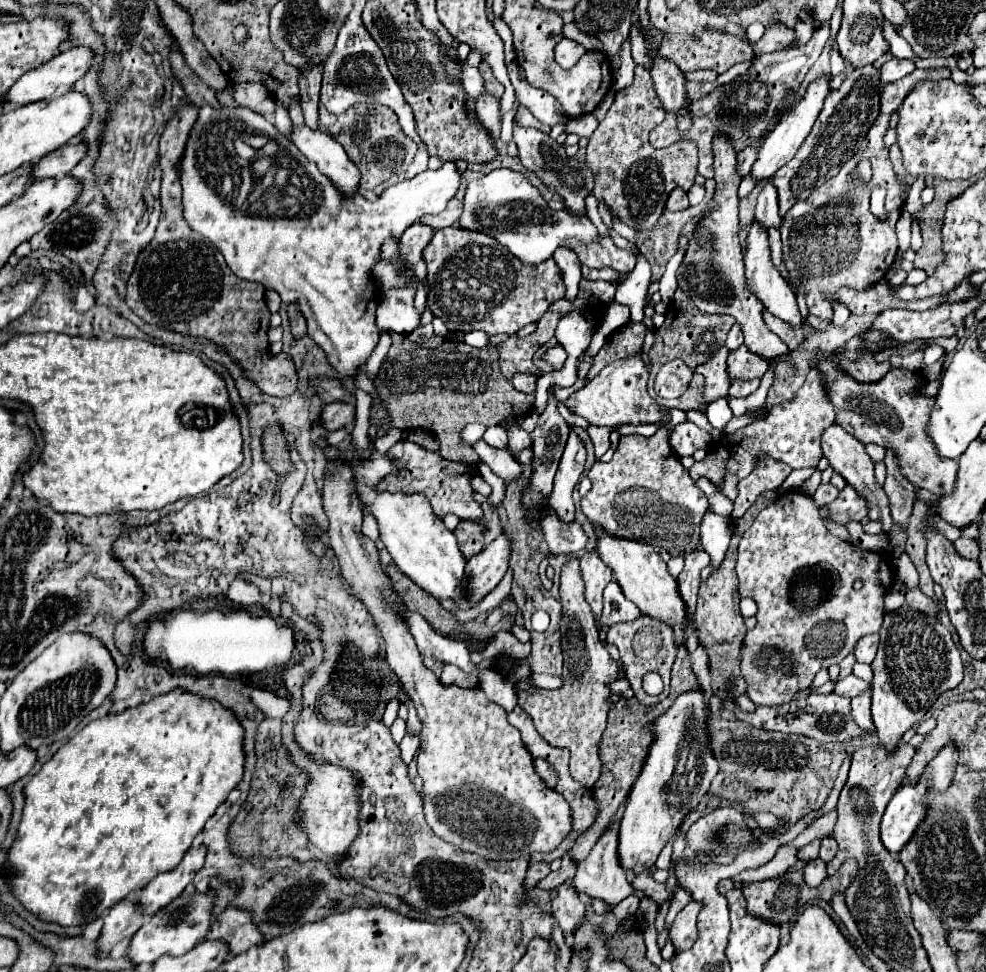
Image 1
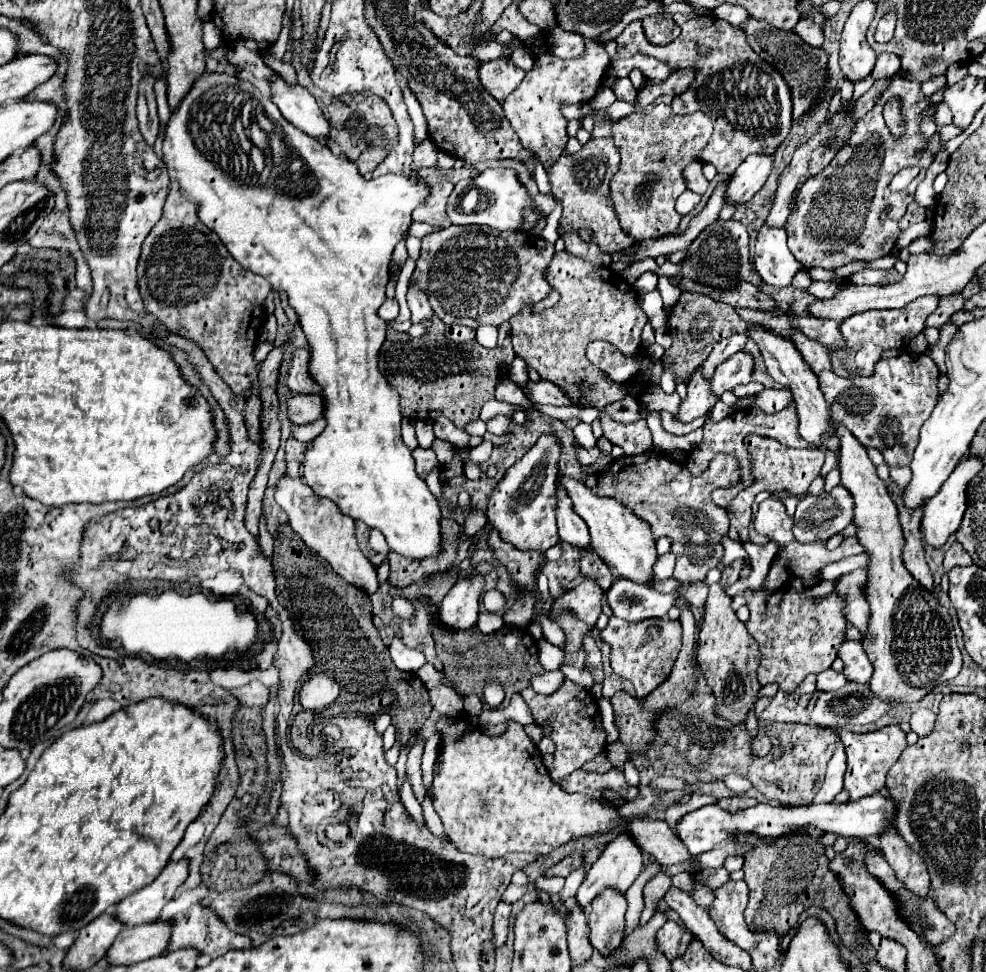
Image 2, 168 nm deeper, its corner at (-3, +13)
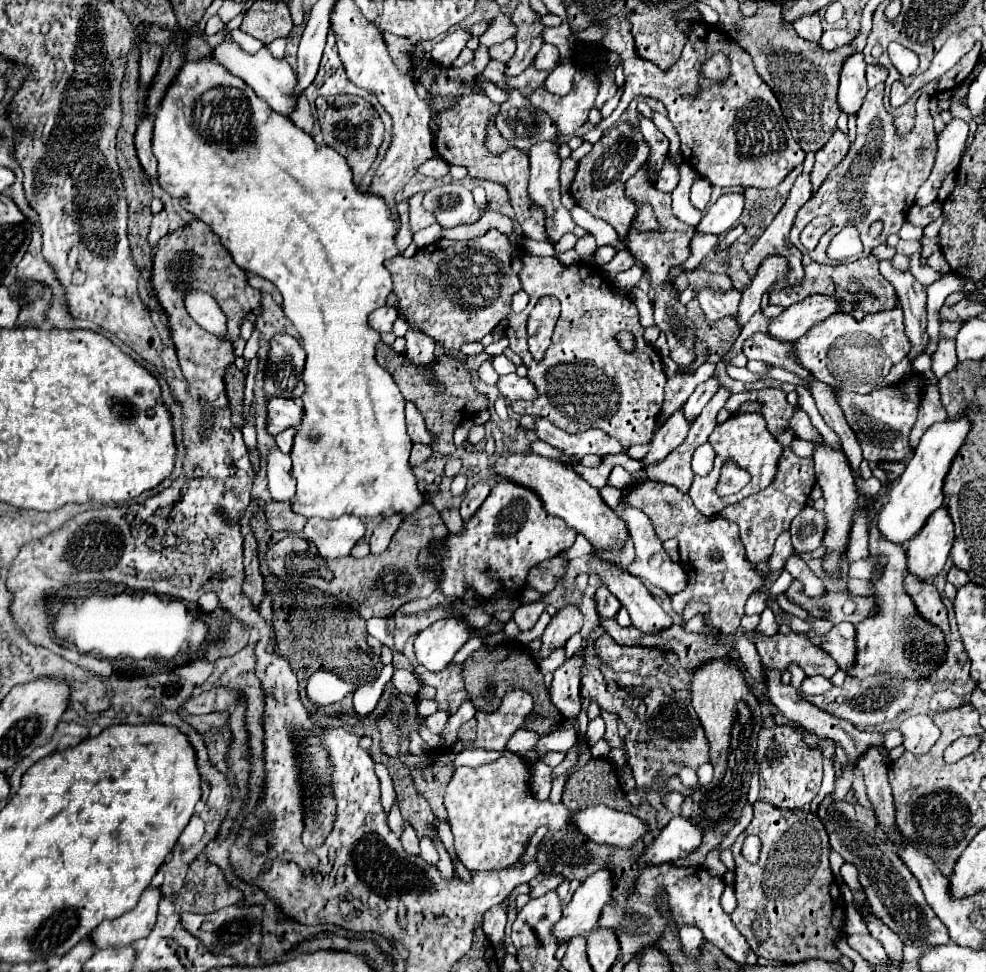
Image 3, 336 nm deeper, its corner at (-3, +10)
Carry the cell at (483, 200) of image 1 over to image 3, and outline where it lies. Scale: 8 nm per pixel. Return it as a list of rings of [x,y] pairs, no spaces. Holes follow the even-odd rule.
[[[444,184],[430,188],[424,194],[422,208],[432,212],[442,228],[474,224],[482,216],[482,212],[474,204],[472,192],[462,184]]]

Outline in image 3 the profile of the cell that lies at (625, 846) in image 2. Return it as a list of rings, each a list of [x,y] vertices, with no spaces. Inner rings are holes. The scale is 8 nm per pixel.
[[[596,872],[596,876],[584,880],[564,908],[562,918],[552,926],[556,942],[564,944],[574,936],[594,930],[596,920],[600,918],[600,908],[604,908],[608,900],[612,900],[612,880],[608,880],[608,872]]]

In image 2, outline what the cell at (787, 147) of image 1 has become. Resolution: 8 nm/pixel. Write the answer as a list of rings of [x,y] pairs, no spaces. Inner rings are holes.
[[[774,153],[748,155],[746,161],[734,171],[730,179],[726,201],[734,203],[748,201],[766,183],[772,163],[774,163]]]

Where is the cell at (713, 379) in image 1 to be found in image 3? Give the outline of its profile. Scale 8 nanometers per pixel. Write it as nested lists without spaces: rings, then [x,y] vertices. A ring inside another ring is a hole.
[[[680,410],[676,414],[672,414],[668,418],[668,422],[660,430],[656,430],[656,434],[652,438],[652,448],[646,454],[646,458],[642,460],[642,466],[646,468],[650,464],[662,462],[674,448],[678,448],[684,442],[688,428],[690,428],[690,424],[684,424],[684,416],[680,416]]]

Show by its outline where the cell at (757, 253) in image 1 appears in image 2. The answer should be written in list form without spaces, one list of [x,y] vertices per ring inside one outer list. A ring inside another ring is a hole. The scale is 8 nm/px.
[[[800,331],[792,335],[792,341],[808,365],[812,365],[812,371],[820,381],[820,391],[830,405],[832,429],[828,433],[834,433],[842,425],[864,447],[878,447],[884,453],[884,461],[888,465],[910,465],[918,441],[918,431],[938,401],[940,373],[932,357],[926,353],[902,353],[898,357],[880,359],[872,375],[854,375],[844,379],[832,371],[830,351],[824,343],[810,339]]]

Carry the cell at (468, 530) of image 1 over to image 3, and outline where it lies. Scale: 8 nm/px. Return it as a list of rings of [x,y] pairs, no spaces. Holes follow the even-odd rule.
[[[424,504],[420,506],[418,512],[410,514],[402,522],[402,528],[394,534],[390,546],[382,554],[368,554],[366,558],[360,560],[350,556],[328,560],[328,570],[334,574],[332,580],[324,580],[318,576],[304,576],[302,584],[306,588],[318,588],[322,592],[332,594],[340,606],[354,608],[362,620],[394,614],[402,604],[416,598],[428,598],[434,592],[440,568],[436,566],[432,572],[420,570],[420,566],[416,564],[416,556],[420,548],[428,546],[434,540],[444,540],[446,534],[448,530],[440,520],[436,508],[432,504]]]

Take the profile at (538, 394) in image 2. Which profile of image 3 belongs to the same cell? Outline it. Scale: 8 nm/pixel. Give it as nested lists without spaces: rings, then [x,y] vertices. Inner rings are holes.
[[[518,374],[500,376],[498,390],[508,400],[534,400],[536,398],[536,386],[528,378],[520,378]]]

